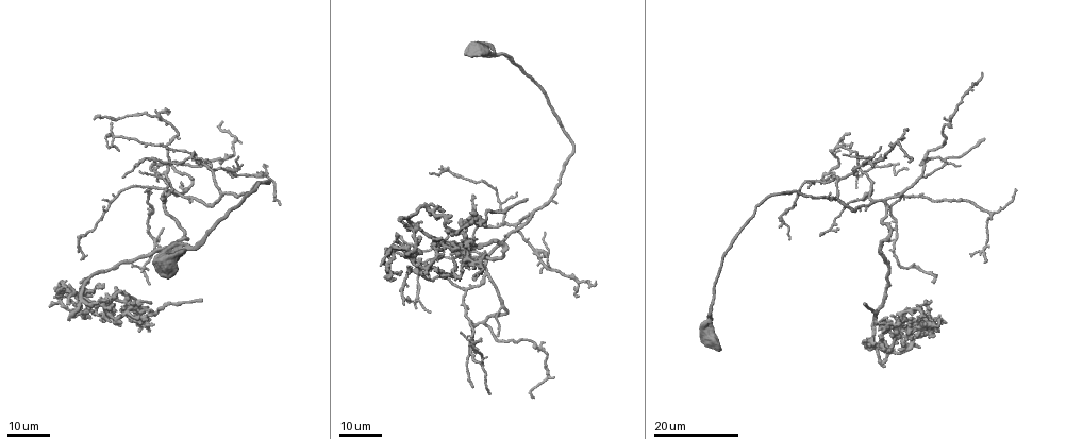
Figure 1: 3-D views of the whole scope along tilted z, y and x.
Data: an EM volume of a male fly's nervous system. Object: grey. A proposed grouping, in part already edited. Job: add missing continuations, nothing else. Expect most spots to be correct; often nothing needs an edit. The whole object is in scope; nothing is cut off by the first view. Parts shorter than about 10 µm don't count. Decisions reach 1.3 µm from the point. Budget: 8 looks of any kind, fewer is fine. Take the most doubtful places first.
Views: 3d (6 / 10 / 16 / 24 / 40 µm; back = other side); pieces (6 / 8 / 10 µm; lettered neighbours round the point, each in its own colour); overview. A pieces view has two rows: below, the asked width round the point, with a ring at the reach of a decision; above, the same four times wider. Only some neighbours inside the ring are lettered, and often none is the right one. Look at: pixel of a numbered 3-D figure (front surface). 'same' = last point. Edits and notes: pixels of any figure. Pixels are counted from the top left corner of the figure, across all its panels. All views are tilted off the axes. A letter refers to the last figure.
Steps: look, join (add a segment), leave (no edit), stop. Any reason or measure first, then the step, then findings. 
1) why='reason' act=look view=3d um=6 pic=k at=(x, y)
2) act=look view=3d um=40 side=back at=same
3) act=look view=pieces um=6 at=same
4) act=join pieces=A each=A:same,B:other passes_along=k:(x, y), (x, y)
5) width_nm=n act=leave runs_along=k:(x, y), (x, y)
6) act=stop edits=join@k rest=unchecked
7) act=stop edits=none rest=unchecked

why='branch stops here' act=look view=3d um=24 pic=1 at=(983, 262)

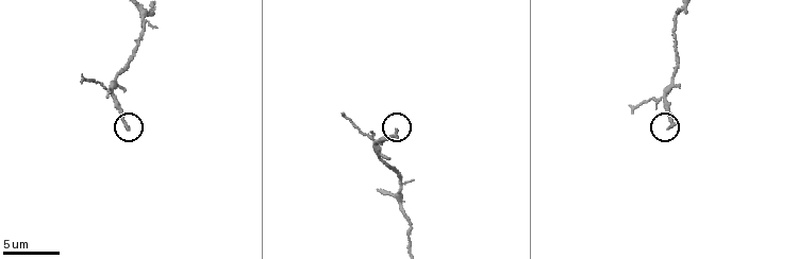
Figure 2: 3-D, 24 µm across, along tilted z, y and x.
act=look view=pieces um=8 pic=2 at=(667, 127)

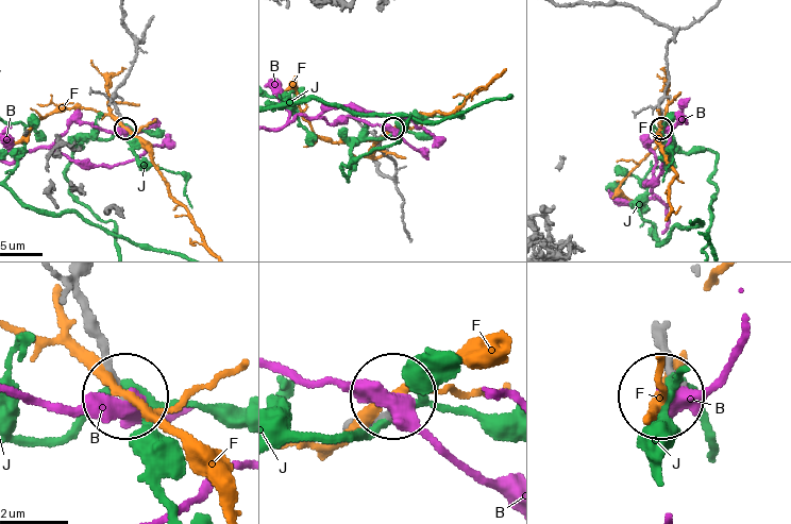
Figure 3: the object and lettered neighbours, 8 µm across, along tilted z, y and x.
act=leave each=B:other,F:other,J:other runs_along=3:(78, 281), (86, 327), (123, 391) found='no lettered segment goes on from it'

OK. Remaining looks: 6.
act=look view=3d um=24 pic=1 at=(934, 280)

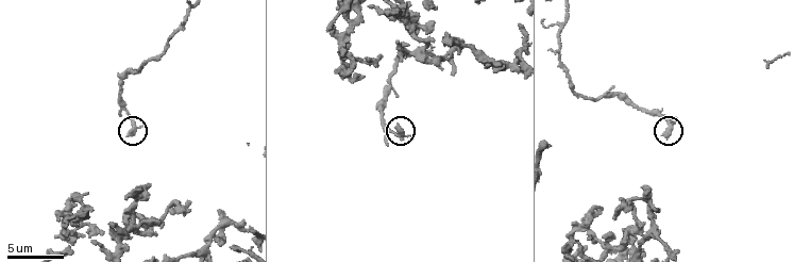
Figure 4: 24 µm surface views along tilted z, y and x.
act=look view=pieces um=10 pic=4 at=(129, 133)

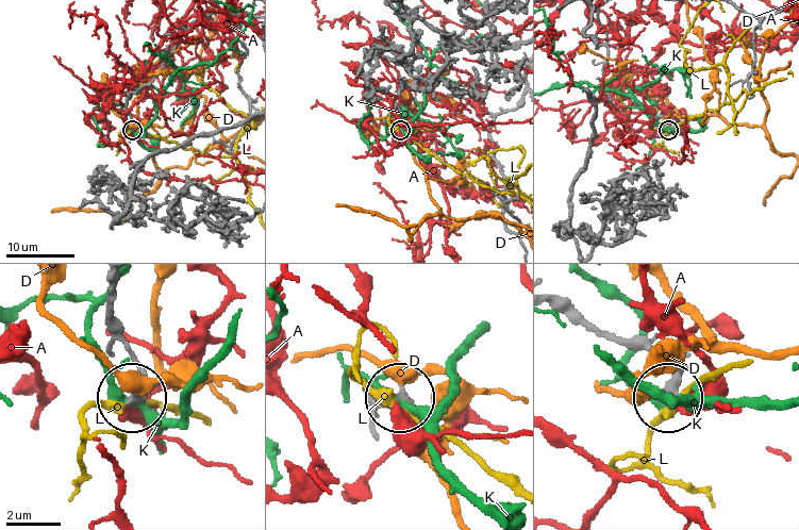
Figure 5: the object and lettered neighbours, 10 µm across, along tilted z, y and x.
act=leave each=A:other,D:other,K:other,L:other found='no lettered segment goes on from it'

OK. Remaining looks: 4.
why='thin end' act=look view=3d um=24 pic=1 at=(168, 149)

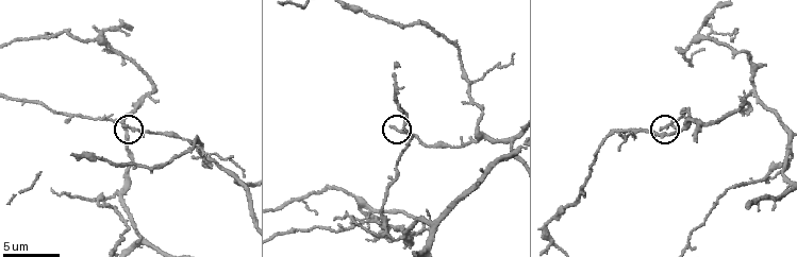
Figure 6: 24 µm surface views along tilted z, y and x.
why='what lies round it' act=look view=pieces um=8 pic=6 at=(391, 126)

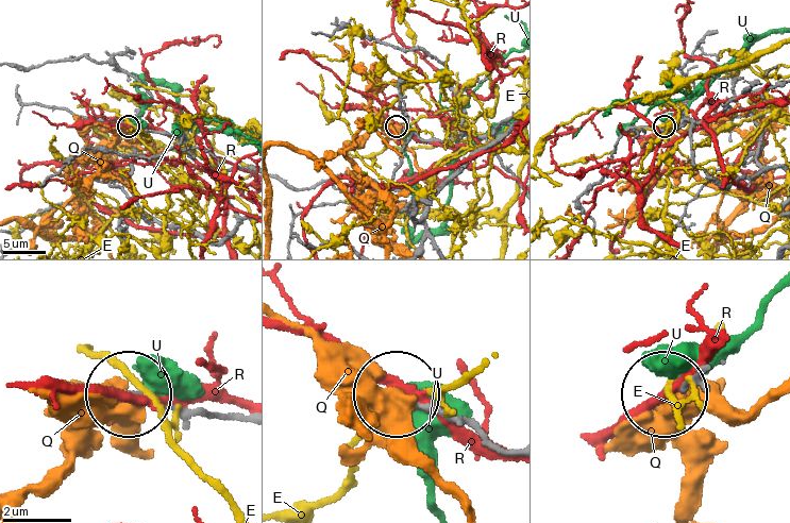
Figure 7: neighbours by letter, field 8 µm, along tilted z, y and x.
act=leave each=E:other,Q:other,R:other,U:other runs_along=7:(240, 419), (129, 394) found='none of them fits'

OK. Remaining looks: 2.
why='an open end' act=look view=3d um=16 pic=1 at=(918, 320)

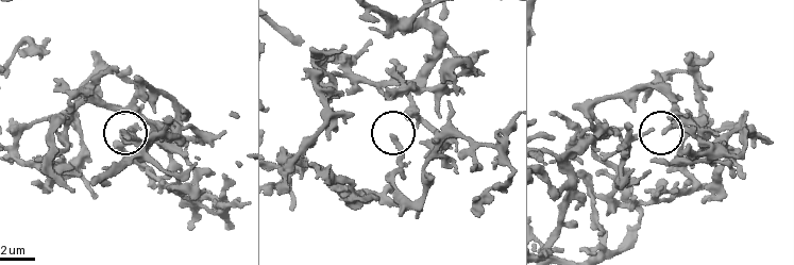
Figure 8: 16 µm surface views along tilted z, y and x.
act=look view=pieces um=6 pic=8 at=(666, 131)

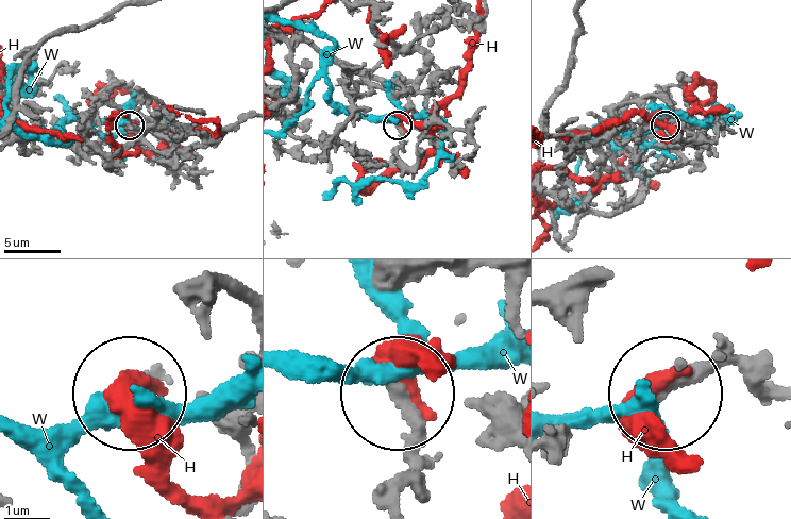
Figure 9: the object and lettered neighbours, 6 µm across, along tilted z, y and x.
act=leave each=H:other,W:other runs_along=9:(400, 507), (403, 396) found='none of them fits'

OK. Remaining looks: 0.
act=stop edits=none rest=unchecked

